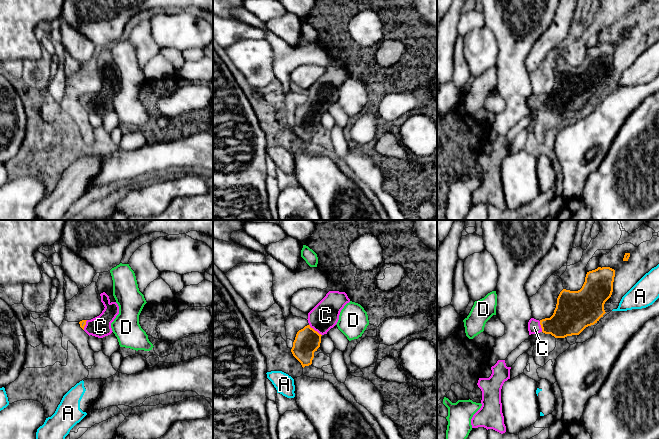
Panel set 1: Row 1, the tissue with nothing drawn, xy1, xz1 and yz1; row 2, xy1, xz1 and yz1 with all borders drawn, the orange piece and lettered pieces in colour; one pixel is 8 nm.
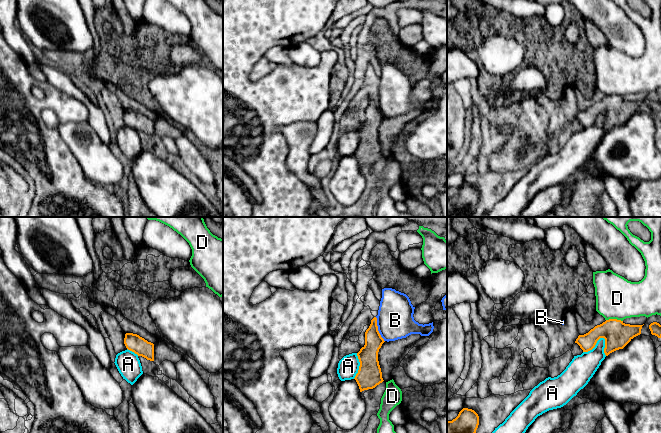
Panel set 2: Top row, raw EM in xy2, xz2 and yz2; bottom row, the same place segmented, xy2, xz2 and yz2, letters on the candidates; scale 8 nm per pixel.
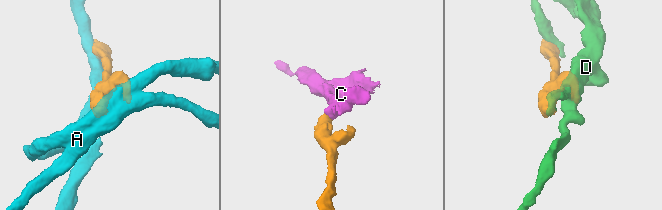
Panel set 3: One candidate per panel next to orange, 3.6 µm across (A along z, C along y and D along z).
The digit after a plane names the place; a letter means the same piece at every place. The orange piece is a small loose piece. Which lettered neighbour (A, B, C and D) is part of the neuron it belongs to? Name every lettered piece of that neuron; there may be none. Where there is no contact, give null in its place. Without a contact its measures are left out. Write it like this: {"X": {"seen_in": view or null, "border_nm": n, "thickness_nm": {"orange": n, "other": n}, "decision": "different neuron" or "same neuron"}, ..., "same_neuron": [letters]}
{"A": {"seen_in": "yz2", "border_nm": 220, "thickness_nm": {"orange": 220, "other": 220}, "decision": "different neuron"}, "B": {"seen_in": "xz2", "border_nm": 220, "thickness_nm": {"orange": 160, "other": 300}, "decision": "different neuron"}, "C": {"seen_in": "xz1", "border_nm": 140, "thickness_nm": {"orange": 200, "other": 220}, "decision": "same neuron"}, "D": {"seen_in": "yz2", "border_nm": 140, "thickness_nm": {"orange": 220, "other": 340}, "decision": "different neuron"}, "same_neuron": ["C"]}

